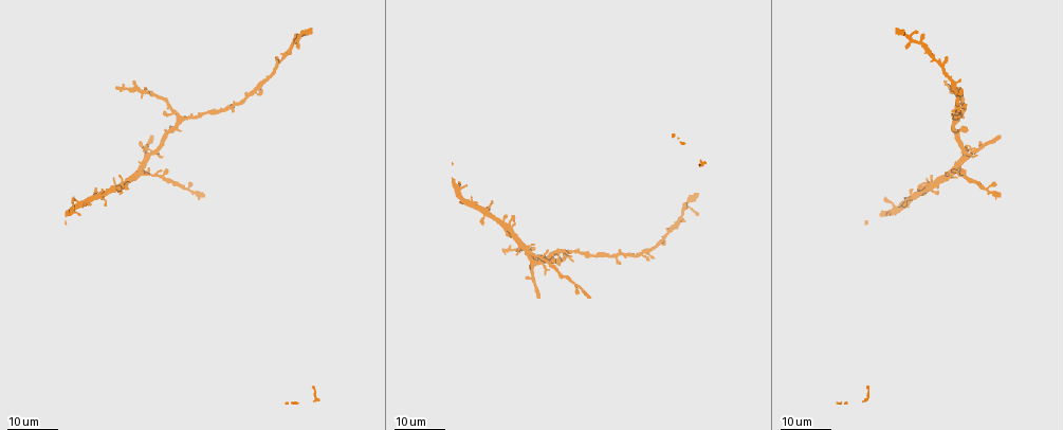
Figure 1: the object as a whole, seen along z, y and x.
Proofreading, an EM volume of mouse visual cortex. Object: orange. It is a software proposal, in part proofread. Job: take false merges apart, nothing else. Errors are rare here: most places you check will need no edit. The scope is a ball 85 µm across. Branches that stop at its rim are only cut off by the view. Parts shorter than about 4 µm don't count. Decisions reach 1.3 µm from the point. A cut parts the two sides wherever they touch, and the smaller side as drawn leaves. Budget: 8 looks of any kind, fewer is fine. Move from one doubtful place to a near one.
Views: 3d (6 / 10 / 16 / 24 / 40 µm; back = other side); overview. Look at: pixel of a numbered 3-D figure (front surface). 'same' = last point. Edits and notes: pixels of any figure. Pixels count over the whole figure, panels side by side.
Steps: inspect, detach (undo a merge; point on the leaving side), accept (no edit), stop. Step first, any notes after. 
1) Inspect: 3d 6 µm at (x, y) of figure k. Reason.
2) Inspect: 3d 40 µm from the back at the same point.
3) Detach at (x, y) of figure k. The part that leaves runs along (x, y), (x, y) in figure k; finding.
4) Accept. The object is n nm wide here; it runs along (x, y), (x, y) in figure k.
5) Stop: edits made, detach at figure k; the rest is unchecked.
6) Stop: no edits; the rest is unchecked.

Inspect: 3d 16 µm at (531, 256) of figure 1. Side arm on a straight run.

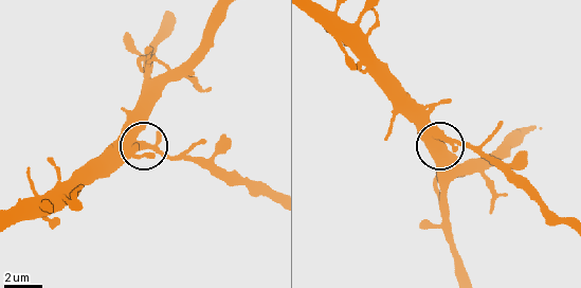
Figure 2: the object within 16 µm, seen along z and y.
Inspect: 3d 6 µm at (441, 137) of figure 2.

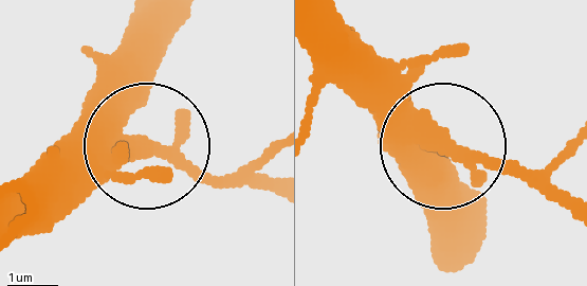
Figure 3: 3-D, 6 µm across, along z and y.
Accept. 3 arms meet here; it runs along (274, 183), (236, 183), (148, 146), (89, 49) in figure 3; all the same neuron.

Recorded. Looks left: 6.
Inspect: 3d 16 µm at (535, 287) of figure 1. Thick turns thin.

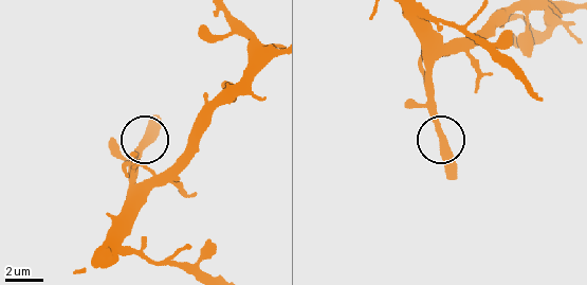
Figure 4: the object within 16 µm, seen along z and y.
Inspect: 3d 6 µm at (445, 145) of figure 4.

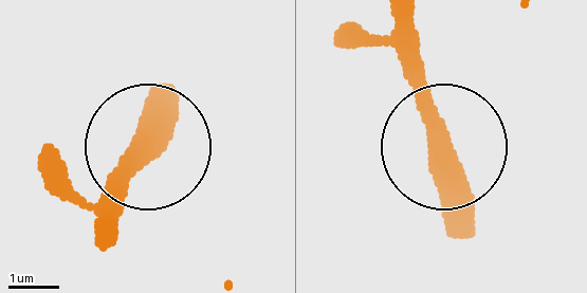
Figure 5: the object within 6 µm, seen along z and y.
Accept. All the same neuron.

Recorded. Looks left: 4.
Inspect: 3d 16 µm at (538, 264) of figure 1. Thin arm on a thick one.

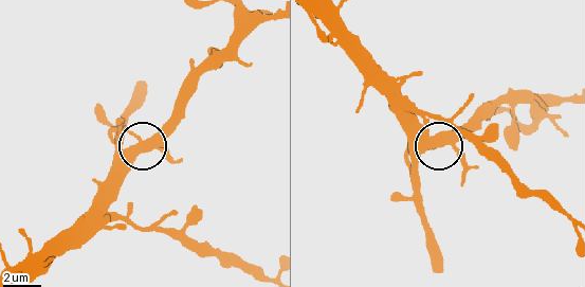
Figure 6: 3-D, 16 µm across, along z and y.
Inspect: 3d 6 µm at (147, 141) of figure 6.

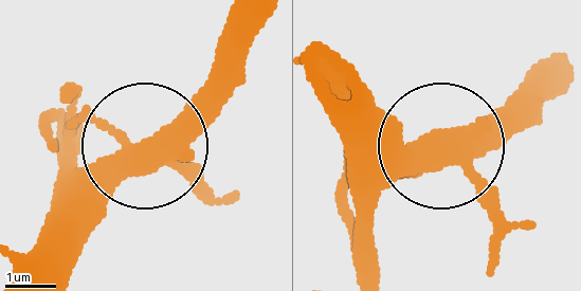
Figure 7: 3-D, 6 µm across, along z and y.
Inspect: 3d 6 µm from the back at (141, 147) of figure 7.

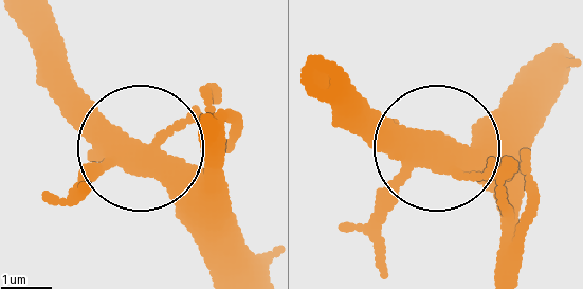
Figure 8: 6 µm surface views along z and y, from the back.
Accept. The side arm is 7 µm long; continuous, no second neuron.

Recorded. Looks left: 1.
Stop: no edits; the rest is unchecked.

